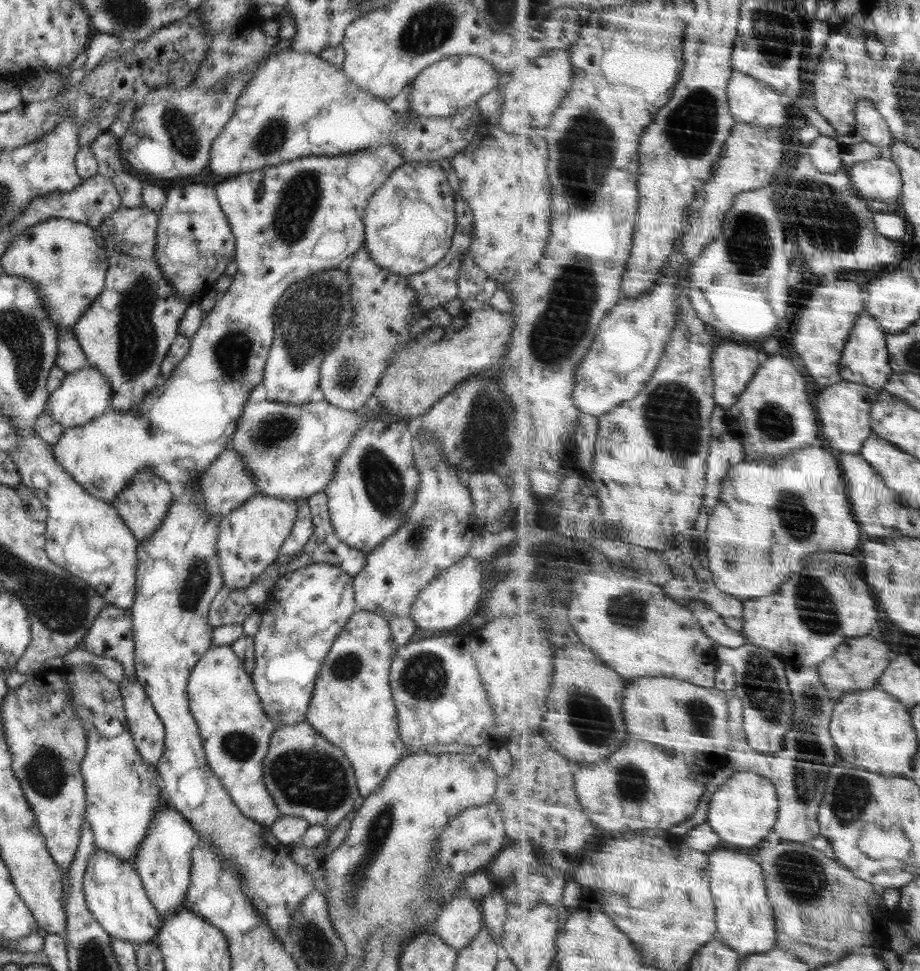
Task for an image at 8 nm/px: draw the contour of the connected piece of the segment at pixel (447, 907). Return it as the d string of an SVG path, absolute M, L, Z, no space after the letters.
M461 889L458 890L456 899L442 903L431 931L456 949L466 947L483 928L478 904L464 897Z

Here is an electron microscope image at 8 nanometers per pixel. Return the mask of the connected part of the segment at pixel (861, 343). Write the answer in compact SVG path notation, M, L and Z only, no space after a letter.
M865 310L863 314L864 316L858 320L858 324L856 324L851 339L847 344L843 356L842 373L844 381L866 384L882 391L887 388L888 381L896 373L894 366L891 364L892 355L887 343L888 332L880 324L880 321L876 320L875 316L872 316L872 313Z

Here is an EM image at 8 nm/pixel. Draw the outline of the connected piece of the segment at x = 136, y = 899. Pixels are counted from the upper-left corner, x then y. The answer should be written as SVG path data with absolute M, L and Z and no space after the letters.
M96 847L88 859L83 891L88 910L110 936L130 941L136 948L158 936L161 927L159 914L132 863Z

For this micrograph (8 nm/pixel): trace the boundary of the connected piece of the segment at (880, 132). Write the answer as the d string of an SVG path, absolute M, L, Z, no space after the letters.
M860 99L857 109L857 130L863 138L882 148L891 147L896 138L891 131L887 117L880 112L875 102L870 99Z

